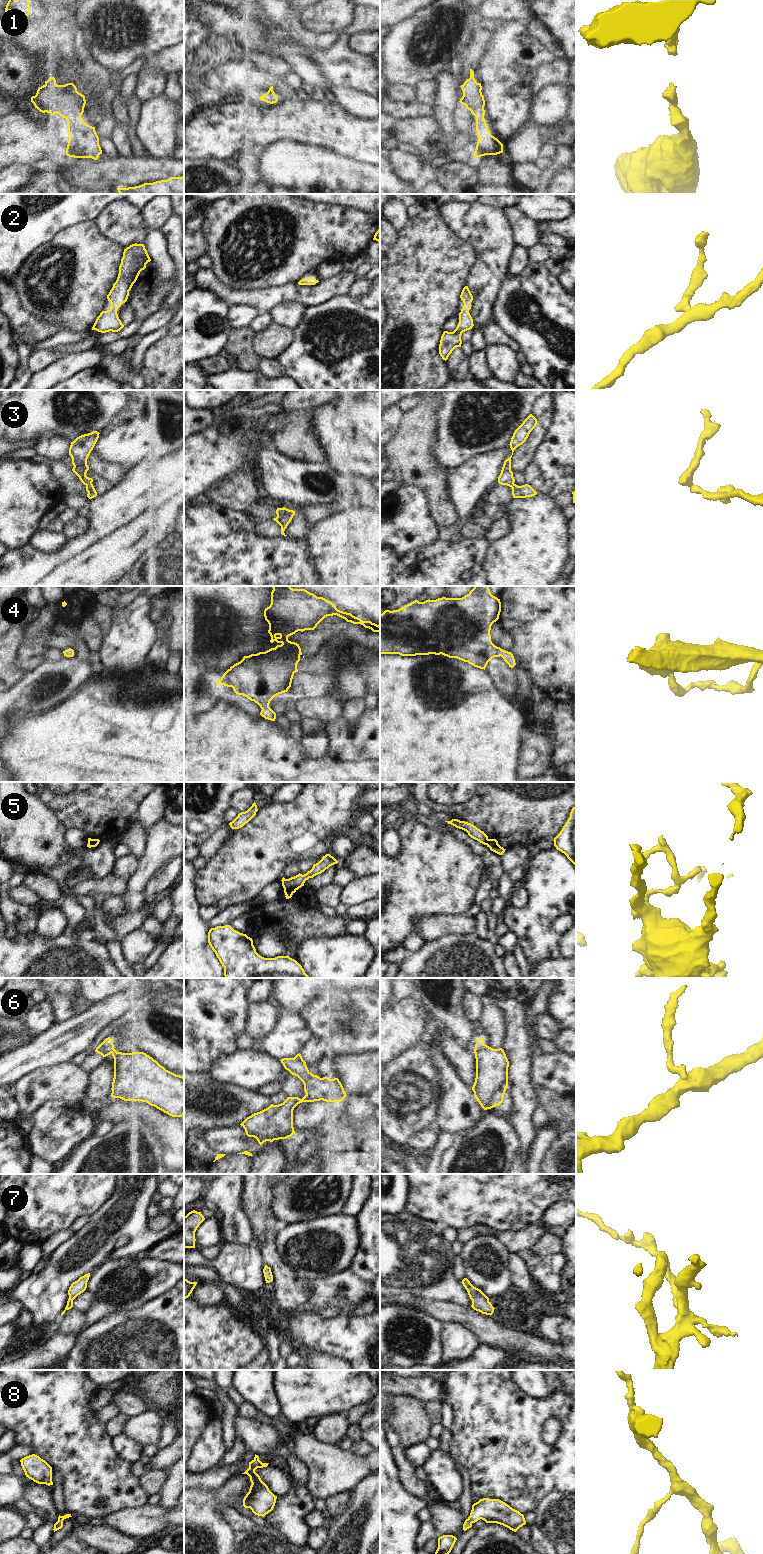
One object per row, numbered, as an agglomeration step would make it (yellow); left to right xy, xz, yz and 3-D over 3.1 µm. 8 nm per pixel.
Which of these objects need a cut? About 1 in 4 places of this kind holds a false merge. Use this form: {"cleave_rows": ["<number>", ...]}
{"cleave_rows": ["5", "6"]}

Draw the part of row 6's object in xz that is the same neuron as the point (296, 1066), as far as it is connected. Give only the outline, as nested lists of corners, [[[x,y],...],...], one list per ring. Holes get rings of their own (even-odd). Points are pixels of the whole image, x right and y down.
[[[300,1053],[294,1058],[283,1058],[280,1061],[292,1075],[297,1076],[302,1082],[306,1080],[309,1070]]]

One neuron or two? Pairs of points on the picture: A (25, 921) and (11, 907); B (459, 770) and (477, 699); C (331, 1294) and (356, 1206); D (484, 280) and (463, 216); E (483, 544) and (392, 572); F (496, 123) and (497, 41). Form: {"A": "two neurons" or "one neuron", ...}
{"A": "one neuron", "B": "one neuron", "C": "two neurons", "D": "one neuron", "E": "one neuron", "F": "one neuron"}

